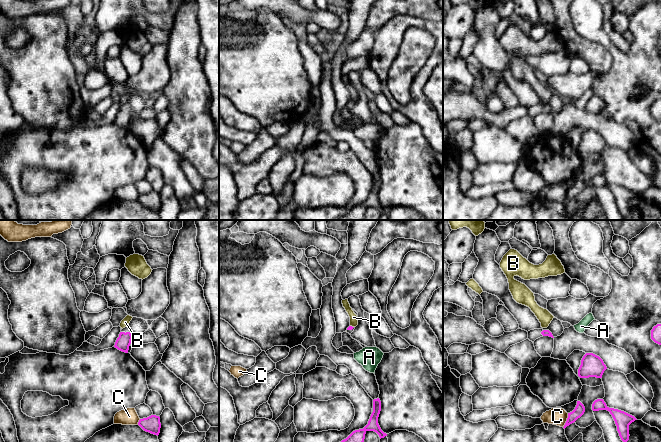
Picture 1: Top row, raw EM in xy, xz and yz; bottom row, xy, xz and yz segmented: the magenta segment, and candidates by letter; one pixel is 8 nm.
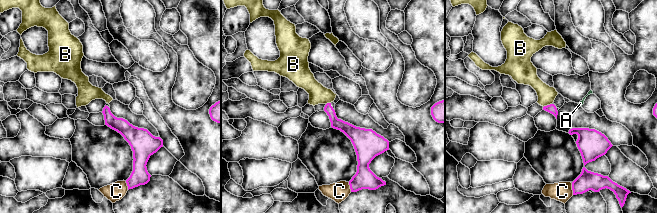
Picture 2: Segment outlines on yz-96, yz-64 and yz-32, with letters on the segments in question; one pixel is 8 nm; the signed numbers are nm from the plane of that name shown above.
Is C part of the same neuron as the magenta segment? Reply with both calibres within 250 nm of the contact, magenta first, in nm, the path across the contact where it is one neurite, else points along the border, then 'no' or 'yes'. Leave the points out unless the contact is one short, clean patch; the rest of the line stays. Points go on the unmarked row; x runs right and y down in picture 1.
90 nm thick on the magenta side, 140 nm on the other; no

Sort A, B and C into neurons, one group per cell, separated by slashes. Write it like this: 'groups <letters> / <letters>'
groups A / B / C

